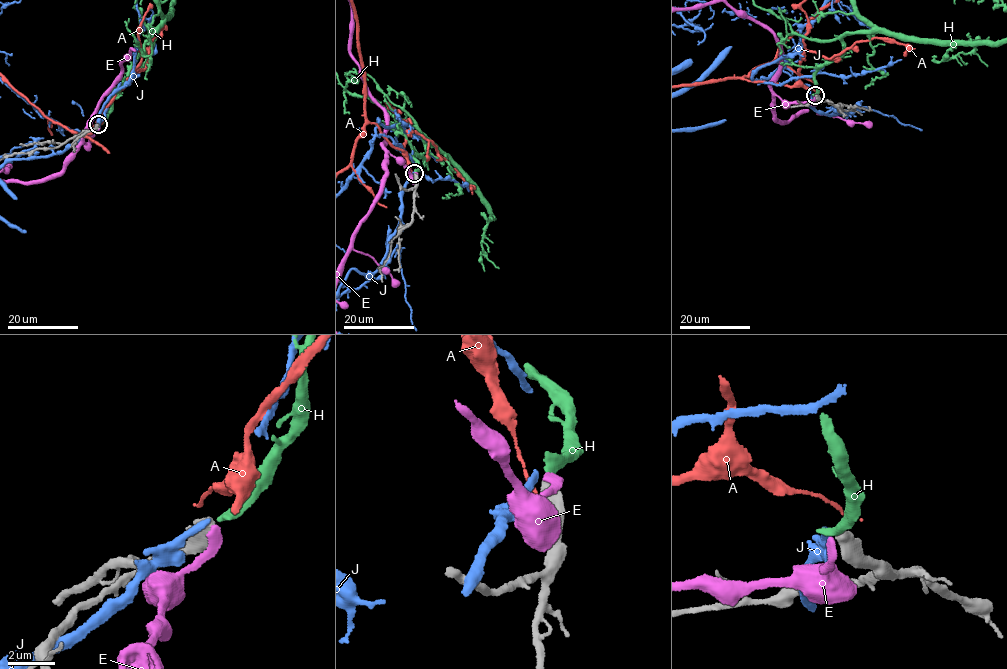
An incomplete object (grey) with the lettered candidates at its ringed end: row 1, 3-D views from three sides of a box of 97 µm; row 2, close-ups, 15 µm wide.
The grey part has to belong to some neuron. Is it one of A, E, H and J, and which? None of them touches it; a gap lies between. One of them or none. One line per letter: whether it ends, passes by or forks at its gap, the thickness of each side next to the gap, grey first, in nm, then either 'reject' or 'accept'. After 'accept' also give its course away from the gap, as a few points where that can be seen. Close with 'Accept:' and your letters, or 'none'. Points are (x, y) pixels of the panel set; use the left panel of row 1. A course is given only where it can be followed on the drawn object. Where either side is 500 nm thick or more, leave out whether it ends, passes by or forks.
A: it ends; calibres 440 and 140 nm; reject
E: it ends; calibres 440 and 320 nm; reject
H: it ends; calibres 440 and 400 nm; accept
J: it ends; calibres 440 and 300 nm; reject
Accept: H

